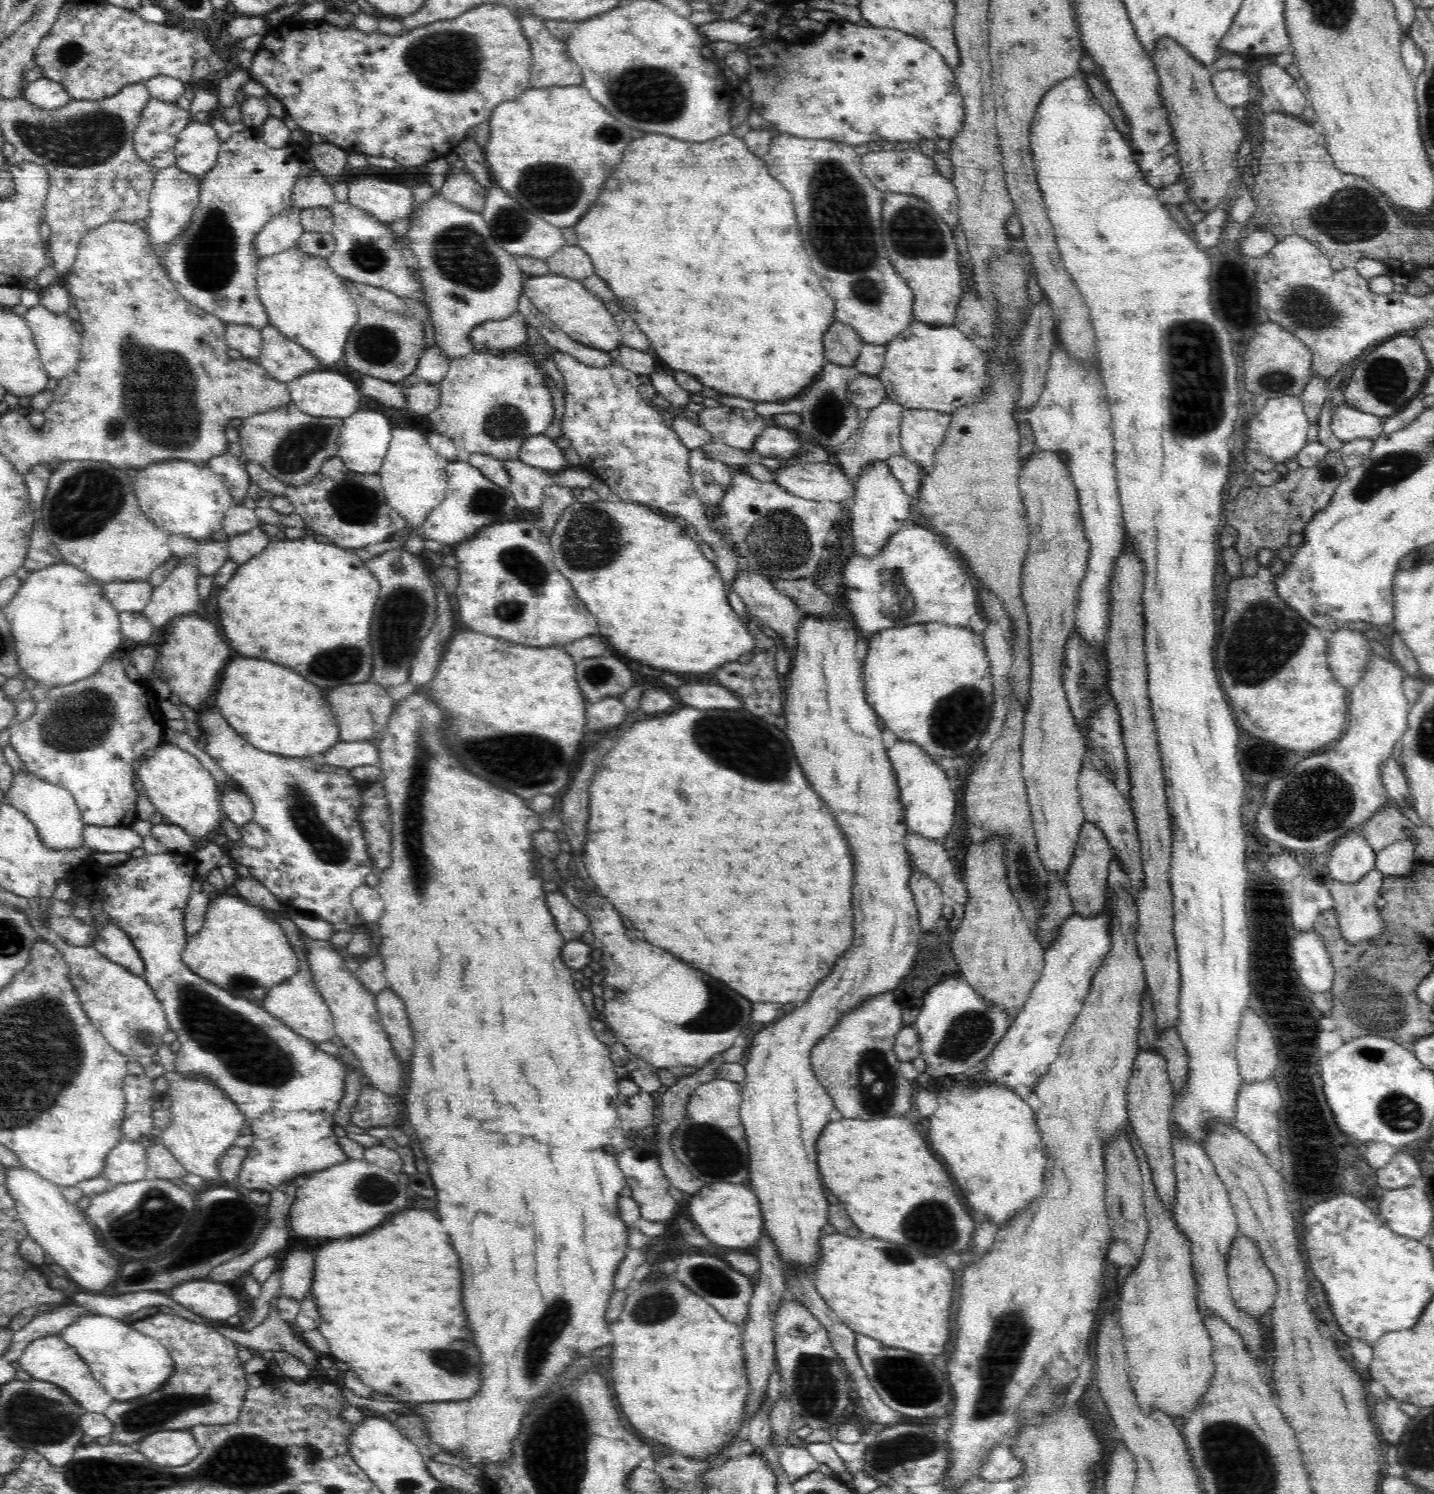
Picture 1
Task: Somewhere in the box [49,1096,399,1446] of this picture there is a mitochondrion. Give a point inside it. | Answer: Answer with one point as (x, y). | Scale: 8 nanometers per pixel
(146, 1415)

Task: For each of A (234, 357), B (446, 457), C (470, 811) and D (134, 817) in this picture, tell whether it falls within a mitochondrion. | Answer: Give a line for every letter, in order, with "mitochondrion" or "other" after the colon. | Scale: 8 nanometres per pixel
A: other
B: other
C: other
D: other

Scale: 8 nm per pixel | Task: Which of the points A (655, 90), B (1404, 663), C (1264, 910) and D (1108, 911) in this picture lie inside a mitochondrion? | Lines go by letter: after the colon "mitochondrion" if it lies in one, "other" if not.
A: mitochondrion
B: other
C: other
D: other

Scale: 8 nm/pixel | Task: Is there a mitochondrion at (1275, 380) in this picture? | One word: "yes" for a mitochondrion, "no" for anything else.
yes

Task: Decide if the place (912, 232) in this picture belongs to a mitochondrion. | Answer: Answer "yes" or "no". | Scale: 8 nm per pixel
yes

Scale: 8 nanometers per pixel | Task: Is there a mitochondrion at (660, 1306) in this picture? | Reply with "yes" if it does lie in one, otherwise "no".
yes

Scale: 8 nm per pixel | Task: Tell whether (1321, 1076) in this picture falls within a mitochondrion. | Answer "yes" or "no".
no

